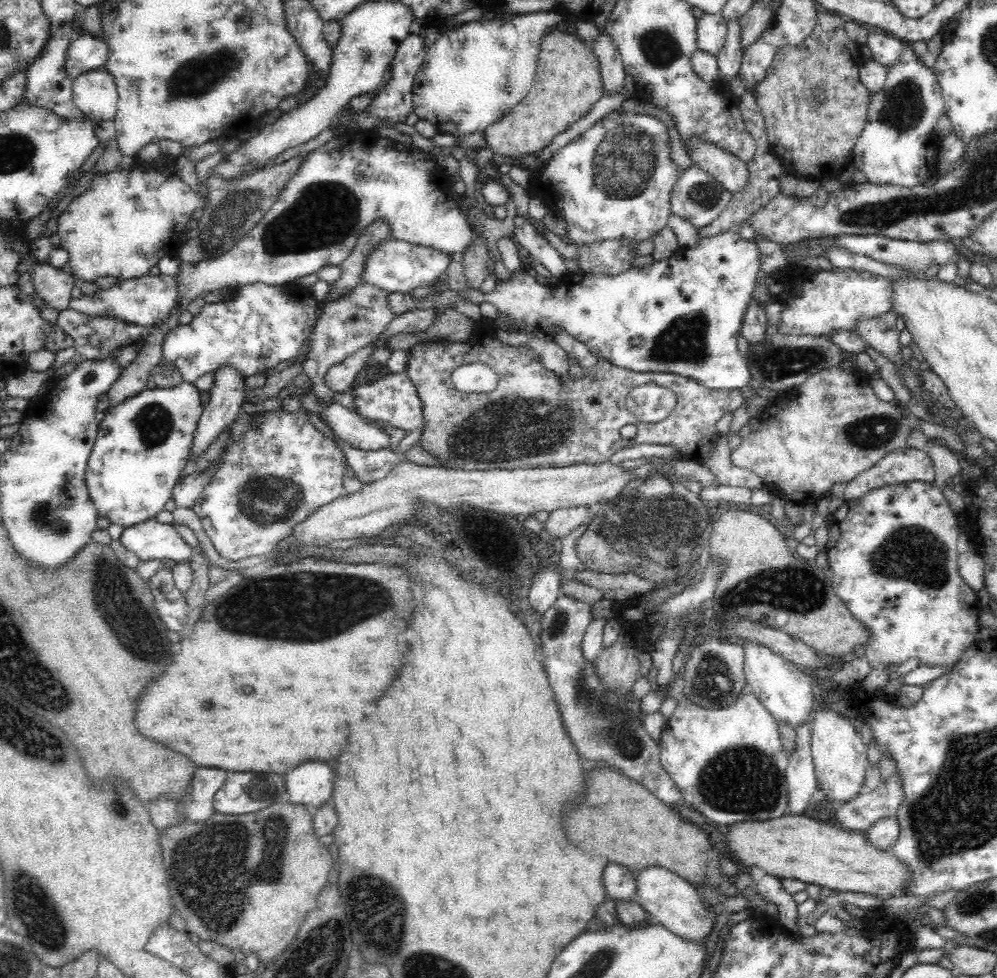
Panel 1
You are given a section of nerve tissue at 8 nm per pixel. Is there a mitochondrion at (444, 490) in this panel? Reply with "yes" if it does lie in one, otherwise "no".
no

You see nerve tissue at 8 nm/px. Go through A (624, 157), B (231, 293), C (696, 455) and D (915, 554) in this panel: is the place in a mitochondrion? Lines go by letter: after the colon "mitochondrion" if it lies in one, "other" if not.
A: mitochondrion
B: other
C: other
D: mitochondrion

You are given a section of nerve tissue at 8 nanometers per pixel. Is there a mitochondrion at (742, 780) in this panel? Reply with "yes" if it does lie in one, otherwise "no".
yes

